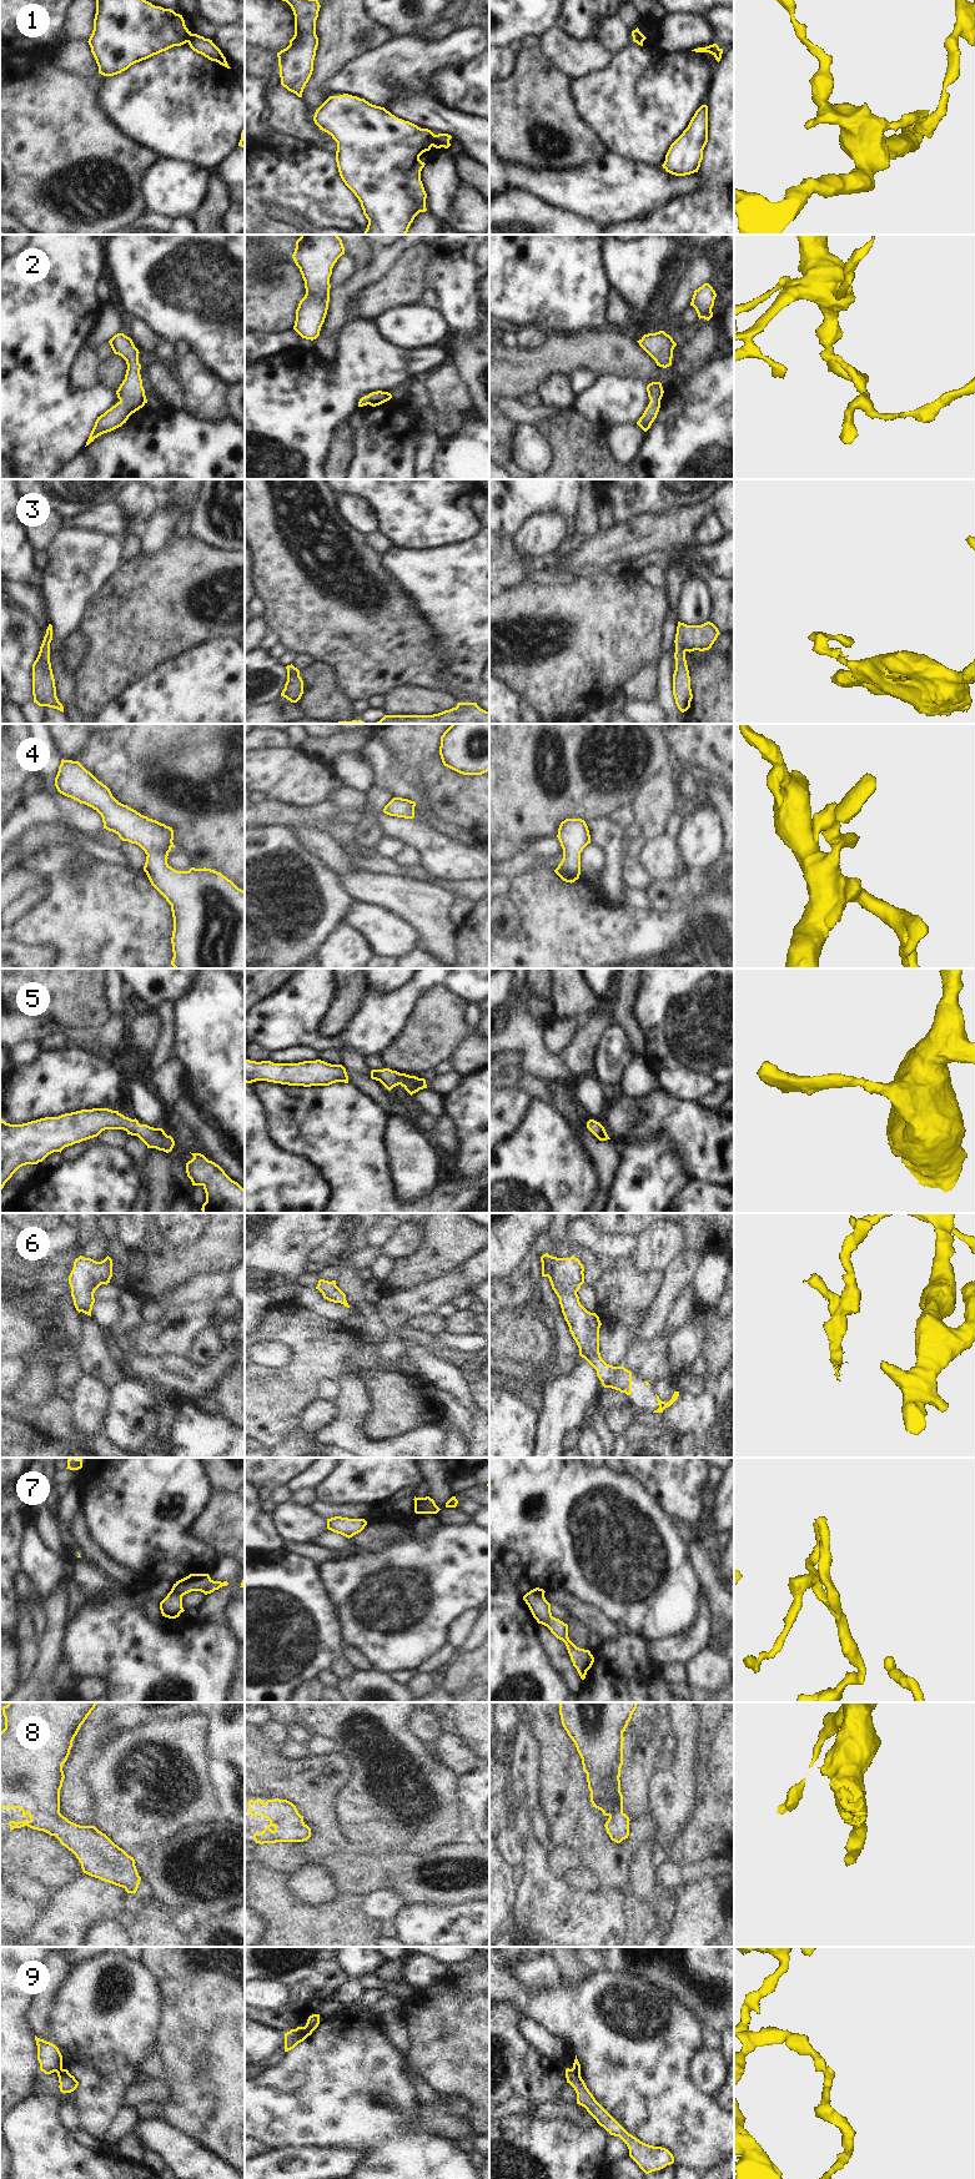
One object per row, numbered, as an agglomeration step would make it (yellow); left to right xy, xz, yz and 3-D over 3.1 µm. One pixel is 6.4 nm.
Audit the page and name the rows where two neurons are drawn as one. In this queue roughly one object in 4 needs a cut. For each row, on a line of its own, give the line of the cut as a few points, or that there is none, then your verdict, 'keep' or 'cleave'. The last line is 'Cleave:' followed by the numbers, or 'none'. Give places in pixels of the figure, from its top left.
1: xz (436, 135), (432, 145) | cleave
2: no cut | keep
3: no cut | keep
4: no cut | keep
5: no cut | keep
6: no cut | keep
7: xy (170, 1591), (177, 1593), (181, 1596) | cleave
8: no cut | keep
9: xz (302, 2027), (306, 2037) | cleave
Cleave: 1, 7, 9

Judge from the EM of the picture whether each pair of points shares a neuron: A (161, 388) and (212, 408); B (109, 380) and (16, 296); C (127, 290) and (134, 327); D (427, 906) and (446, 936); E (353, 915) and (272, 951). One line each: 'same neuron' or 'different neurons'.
A: different neurons
B: different neurons
C: different neurons
D: same neuron
E: different neurons

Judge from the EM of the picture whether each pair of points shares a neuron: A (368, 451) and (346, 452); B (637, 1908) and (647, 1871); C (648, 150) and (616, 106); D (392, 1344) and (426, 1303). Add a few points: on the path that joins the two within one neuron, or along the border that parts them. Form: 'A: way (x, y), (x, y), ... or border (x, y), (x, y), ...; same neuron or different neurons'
A: border (348, 423), (352, 431), (352, 459), (350, 466); different neurons
B: border (627, 1891), (638, 1896), (654, 1910), (656, 1923); different neurons
C: way (646, 139), (627, 117); same neuron
D: way (393, 1332), (393, 1327), (413, 1307); same neuron

